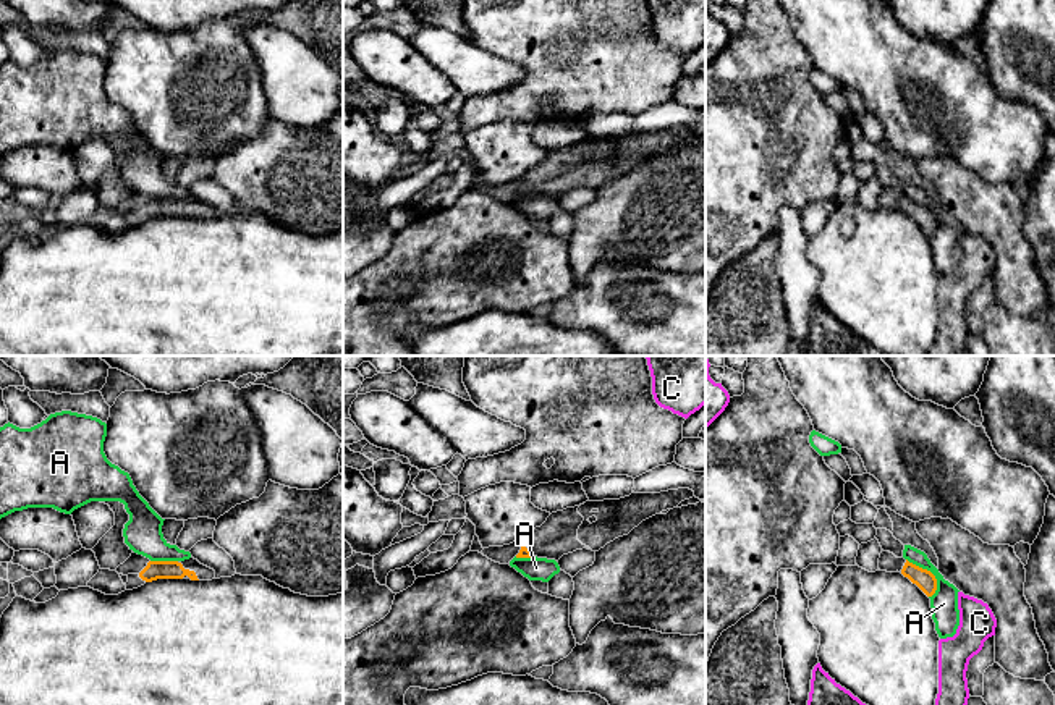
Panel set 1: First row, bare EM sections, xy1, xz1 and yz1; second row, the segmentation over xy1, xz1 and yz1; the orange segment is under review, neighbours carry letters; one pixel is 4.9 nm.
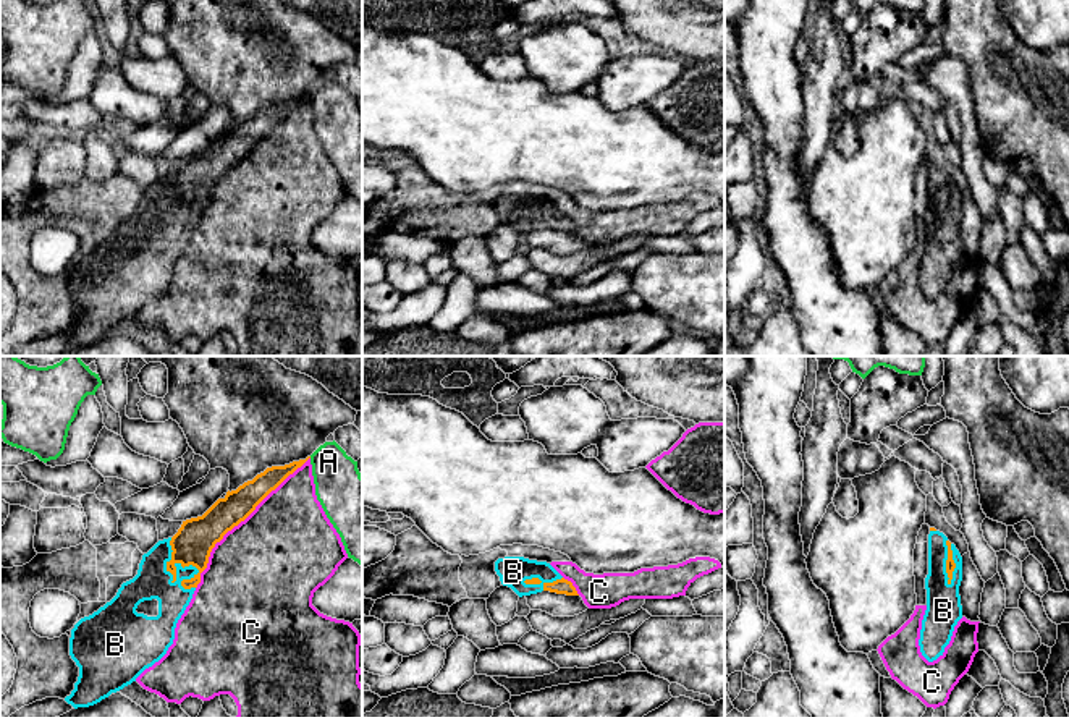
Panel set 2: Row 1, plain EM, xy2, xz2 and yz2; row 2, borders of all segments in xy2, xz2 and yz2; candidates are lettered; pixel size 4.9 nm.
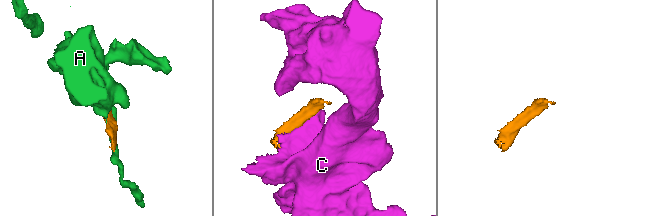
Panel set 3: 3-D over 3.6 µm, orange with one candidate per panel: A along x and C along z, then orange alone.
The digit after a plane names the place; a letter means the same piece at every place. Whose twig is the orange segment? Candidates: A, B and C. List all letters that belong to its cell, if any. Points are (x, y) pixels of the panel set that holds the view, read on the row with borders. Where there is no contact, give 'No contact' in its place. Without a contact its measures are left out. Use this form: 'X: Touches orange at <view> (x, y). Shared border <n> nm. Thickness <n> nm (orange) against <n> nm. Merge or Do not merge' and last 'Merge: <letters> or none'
A: Touches orange at yz1 (931, 573). Shared border 240 nm. Thickness 100 nm (orange) against 140 nm. Do not merge
B: Touches orange at xy2 (180, 562). Shared border 280 nm. Thickness 200 nm (orange) against 180 nm. Merge
C: Touches orange at xy2 (240, 521). Shared border 850 nm. Thickness 200 nm (orange) against 500 nm. Do not merge
Merge: B

